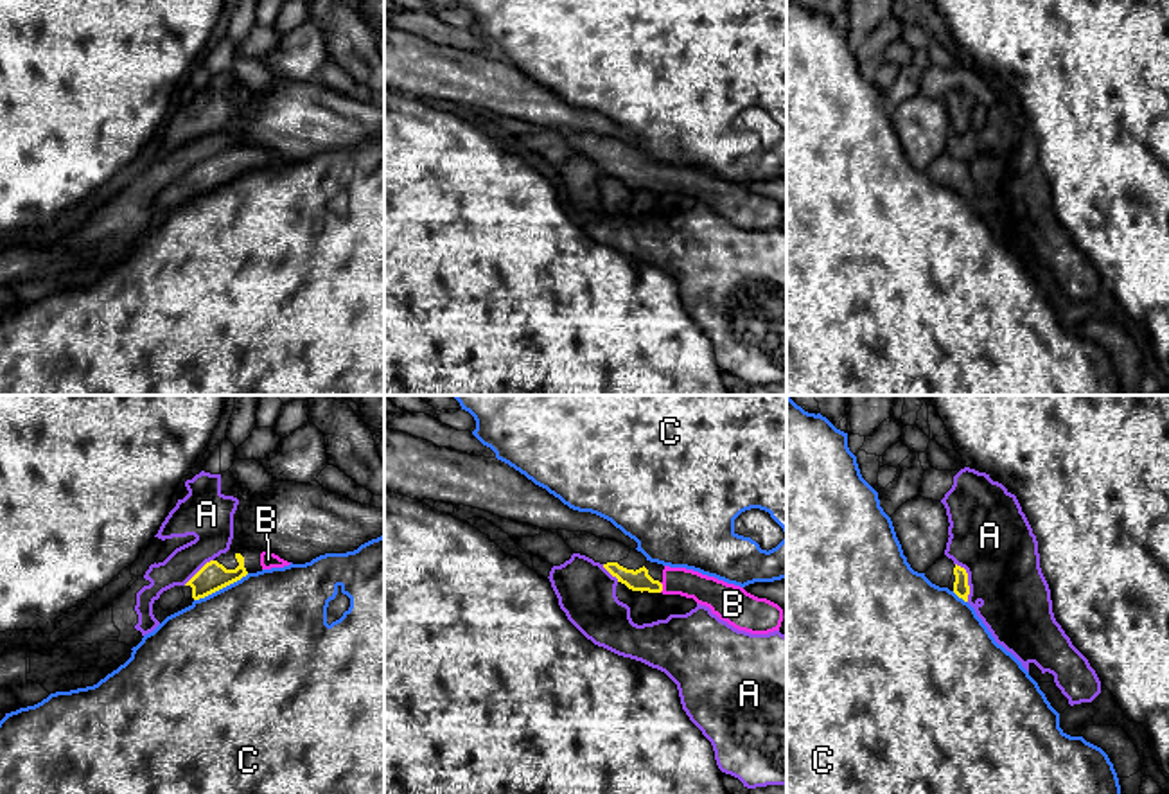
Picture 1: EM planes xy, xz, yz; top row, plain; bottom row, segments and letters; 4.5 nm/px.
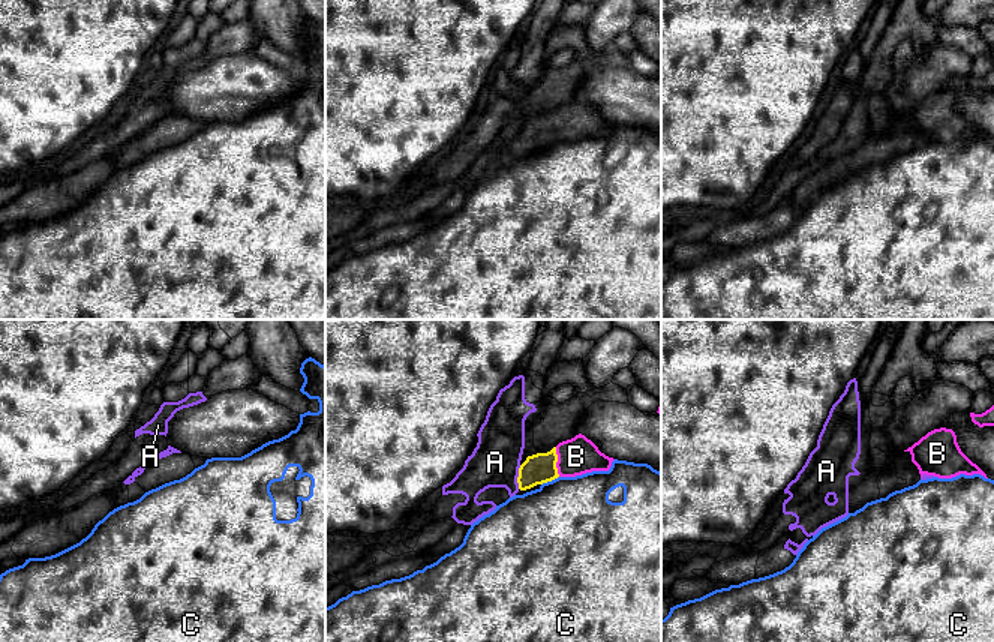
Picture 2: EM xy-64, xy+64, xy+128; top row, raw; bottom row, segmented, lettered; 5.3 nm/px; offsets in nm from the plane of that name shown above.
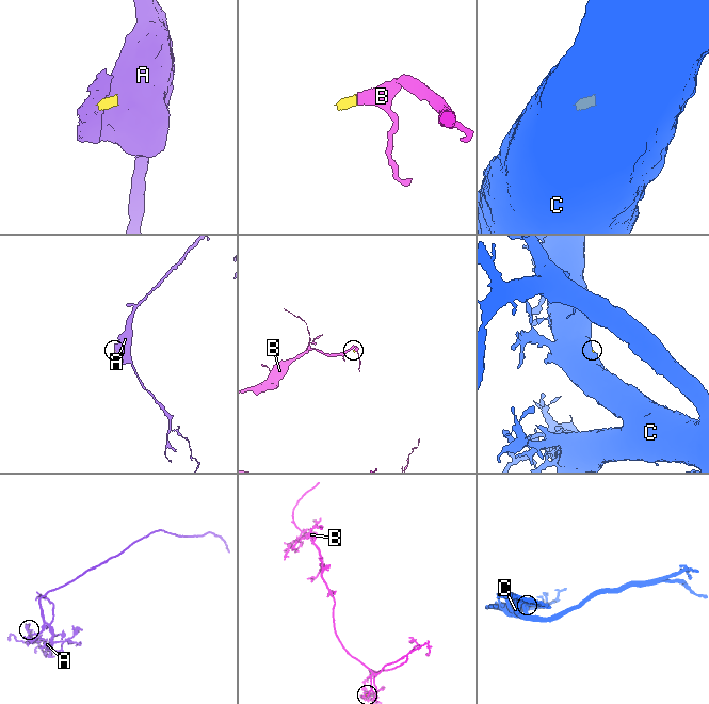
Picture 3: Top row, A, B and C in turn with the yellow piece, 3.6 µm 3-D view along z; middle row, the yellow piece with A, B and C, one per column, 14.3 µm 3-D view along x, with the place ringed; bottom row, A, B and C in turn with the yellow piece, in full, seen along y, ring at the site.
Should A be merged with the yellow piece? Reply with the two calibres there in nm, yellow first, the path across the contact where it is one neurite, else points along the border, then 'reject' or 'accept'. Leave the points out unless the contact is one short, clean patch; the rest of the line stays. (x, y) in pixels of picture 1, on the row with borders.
calibres 70 and 360 nm; border yz (956, 563), (966, 573), (968, 600); reject

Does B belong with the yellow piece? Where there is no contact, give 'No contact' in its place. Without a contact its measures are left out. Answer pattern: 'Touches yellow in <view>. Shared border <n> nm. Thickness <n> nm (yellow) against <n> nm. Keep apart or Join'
Touches yellow in xz. Shared border 50 nm. Thickness 100 nm (yellow) against 140 nm. Join

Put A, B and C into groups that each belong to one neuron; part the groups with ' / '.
A / B / C

